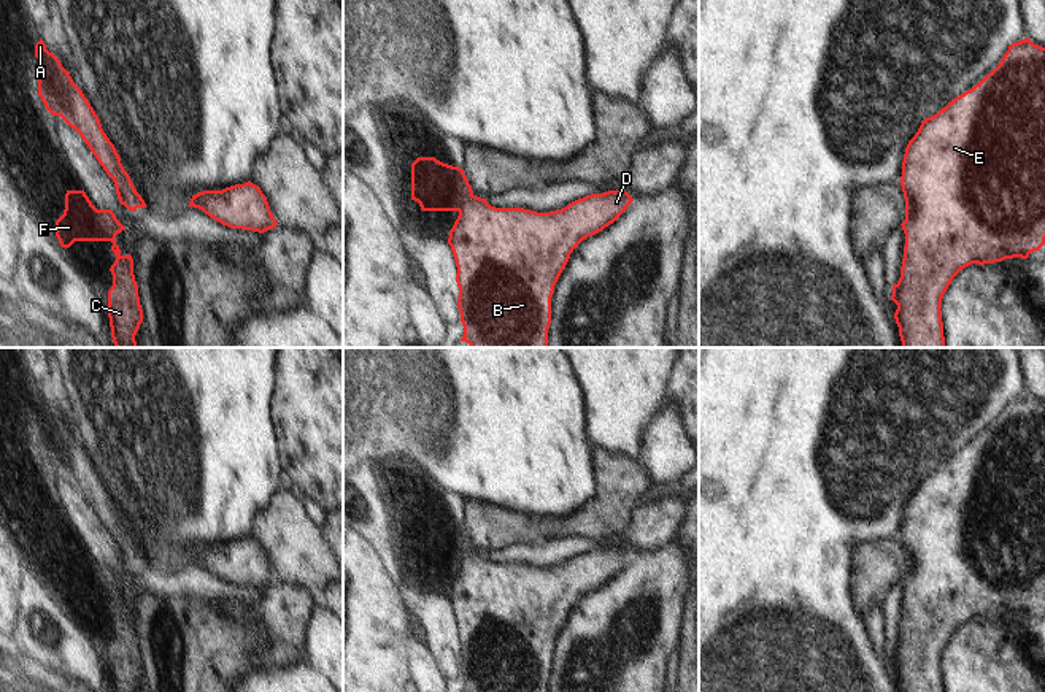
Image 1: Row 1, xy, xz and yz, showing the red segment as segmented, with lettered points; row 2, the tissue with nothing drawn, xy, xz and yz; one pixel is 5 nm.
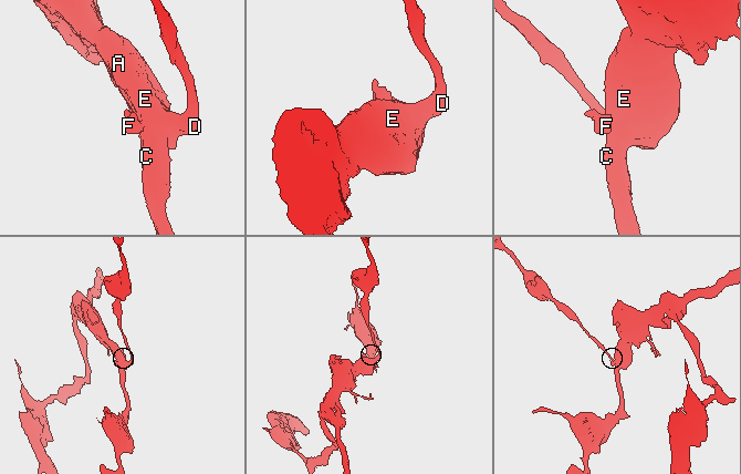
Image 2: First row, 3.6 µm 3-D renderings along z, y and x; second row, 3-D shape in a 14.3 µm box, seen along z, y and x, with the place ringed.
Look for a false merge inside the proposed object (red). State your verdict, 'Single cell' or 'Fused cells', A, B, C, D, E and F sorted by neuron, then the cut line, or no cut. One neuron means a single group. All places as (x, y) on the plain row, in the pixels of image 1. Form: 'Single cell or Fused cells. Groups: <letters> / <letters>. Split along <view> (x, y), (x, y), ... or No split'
Fused cells. Groups: A B C D E / F. Split along xy (118, 576), (111, 597).

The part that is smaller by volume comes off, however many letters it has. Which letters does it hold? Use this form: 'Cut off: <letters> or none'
Cut off: F.

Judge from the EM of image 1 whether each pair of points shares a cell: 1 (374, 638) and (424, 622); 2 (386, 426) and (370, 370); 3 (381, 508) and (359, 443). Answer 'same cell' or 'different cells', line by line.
1: different cells
2: same cell
3: different cells

